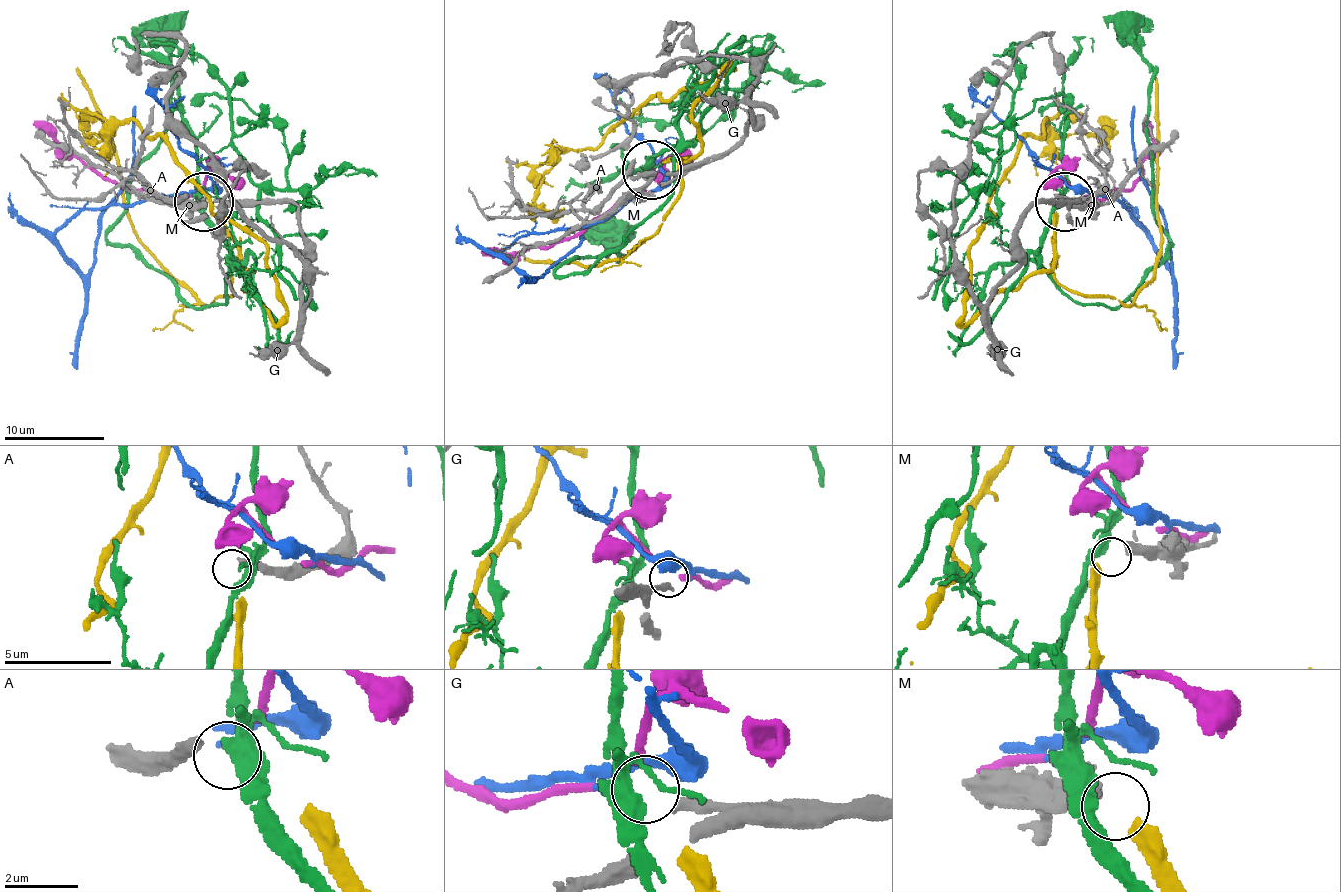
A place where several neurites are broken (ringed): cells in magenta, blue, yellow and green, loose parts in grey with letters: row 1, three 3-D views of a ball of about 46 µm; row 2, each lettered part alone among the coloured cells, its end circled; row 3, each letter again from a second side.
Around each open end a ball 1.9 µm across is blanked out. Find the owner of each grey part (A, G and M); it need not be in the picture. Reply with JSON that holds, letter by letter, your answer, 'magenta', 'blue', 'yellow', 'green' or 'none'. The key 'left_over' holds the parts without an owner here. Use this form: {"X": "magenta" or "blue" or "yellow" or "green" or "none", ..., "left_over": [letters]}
{"A": "none", "G": "magenta", "M": "yellow", "left_over": ["A"]}

